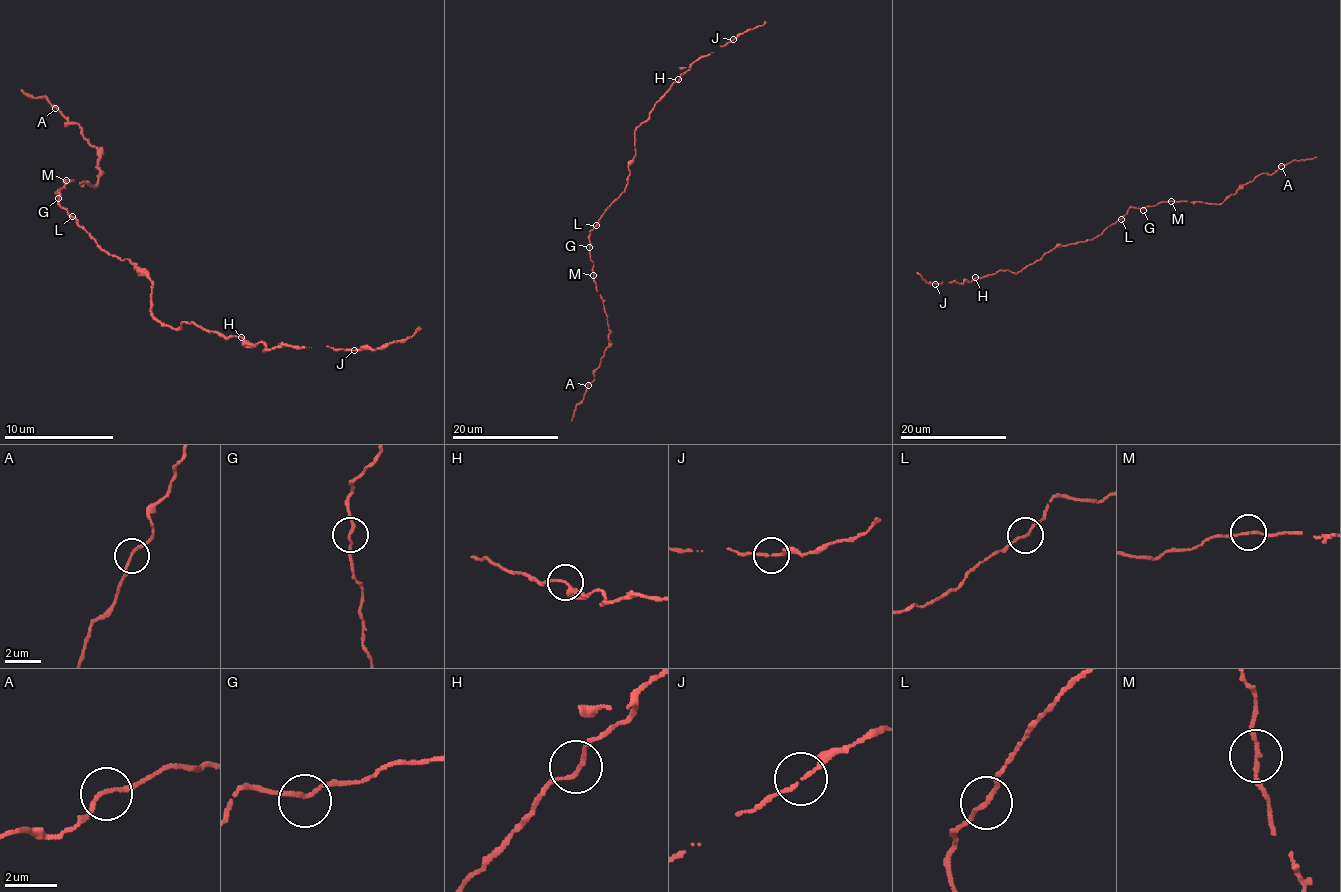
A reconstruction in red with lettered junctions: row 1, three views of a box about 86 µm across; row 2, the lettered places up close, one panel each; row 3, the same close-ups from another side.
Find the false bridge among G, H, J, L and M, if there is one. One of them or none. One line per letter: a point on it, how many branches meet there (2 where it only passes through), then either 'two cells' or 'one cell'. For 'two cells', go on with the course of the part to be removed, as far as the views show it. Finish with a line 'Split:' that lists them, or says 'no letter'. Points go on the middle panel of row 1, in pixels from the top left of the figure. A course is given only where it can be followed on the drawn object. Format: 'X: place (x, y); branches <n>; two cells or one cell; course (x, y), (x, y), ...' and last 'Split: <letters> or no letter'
G: place (589, 247); branches 2; one cell
H: place (678, 79); branches 2; one cell
J: place (733, 39); branches 2; one cell
L: place (596, 225); branches 2; one cell
M: place (593, 275); branches 2; one cell
Split: no letter

